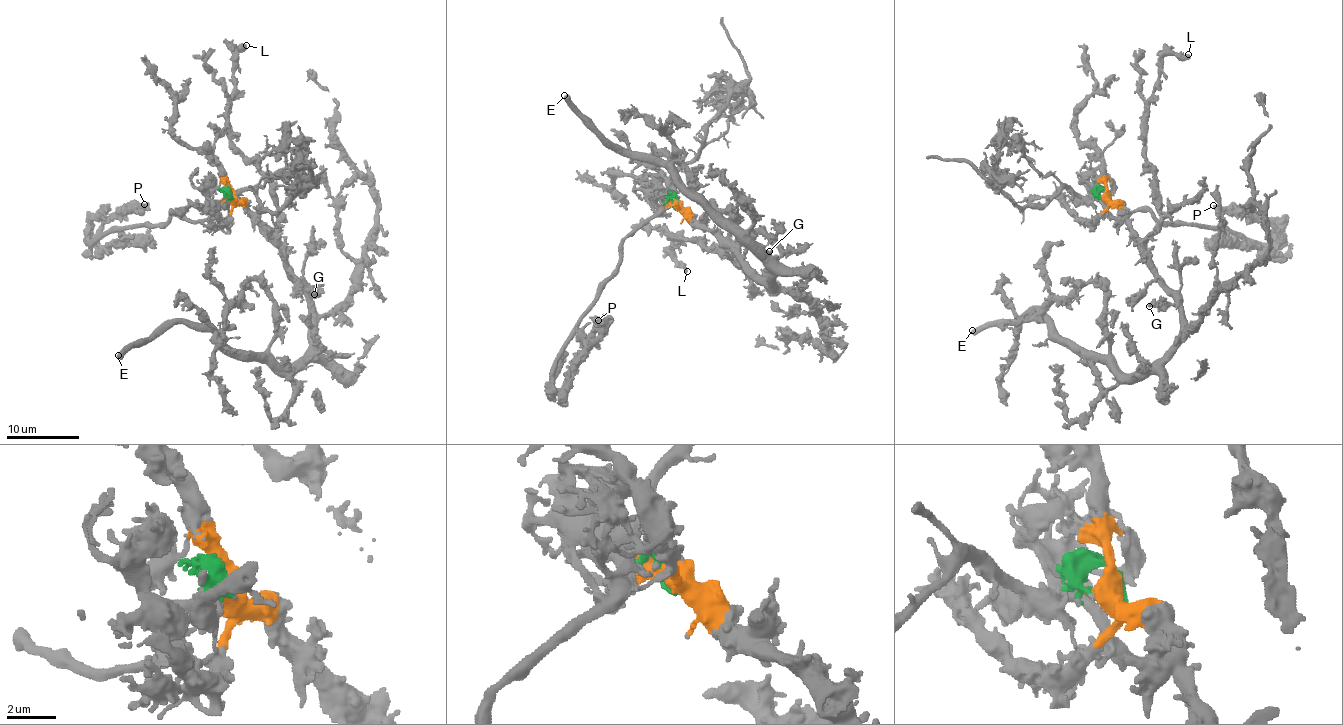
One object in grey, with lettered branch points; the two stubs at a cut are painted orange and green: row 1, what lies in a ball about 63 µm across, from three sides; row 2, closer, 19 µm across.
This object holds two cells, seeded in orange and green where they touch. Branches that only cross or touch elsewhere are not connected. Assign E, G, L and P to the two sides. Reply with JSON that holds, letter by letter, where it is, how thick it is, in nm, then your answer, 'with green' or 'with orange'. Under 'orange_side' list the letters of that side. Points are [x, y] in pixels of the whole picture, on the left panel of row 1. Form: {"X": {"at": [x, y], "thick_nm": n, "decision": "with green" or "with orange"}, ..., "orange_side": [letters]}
{"E": {"at": [118, 355], "thick_nm": 550, "decision": "with orange"}, "G": {"at": [314, 294], "thick_nm": 280, "decision": "with orange"}, "L": {"at": [246, 45], "thick_nm": 400, "decision": "with orange"}, "P": {"at": [144, 204], "thick_nm": 650, "decision": "with green"}, "orange_side": ["E", "G", "L"]}

